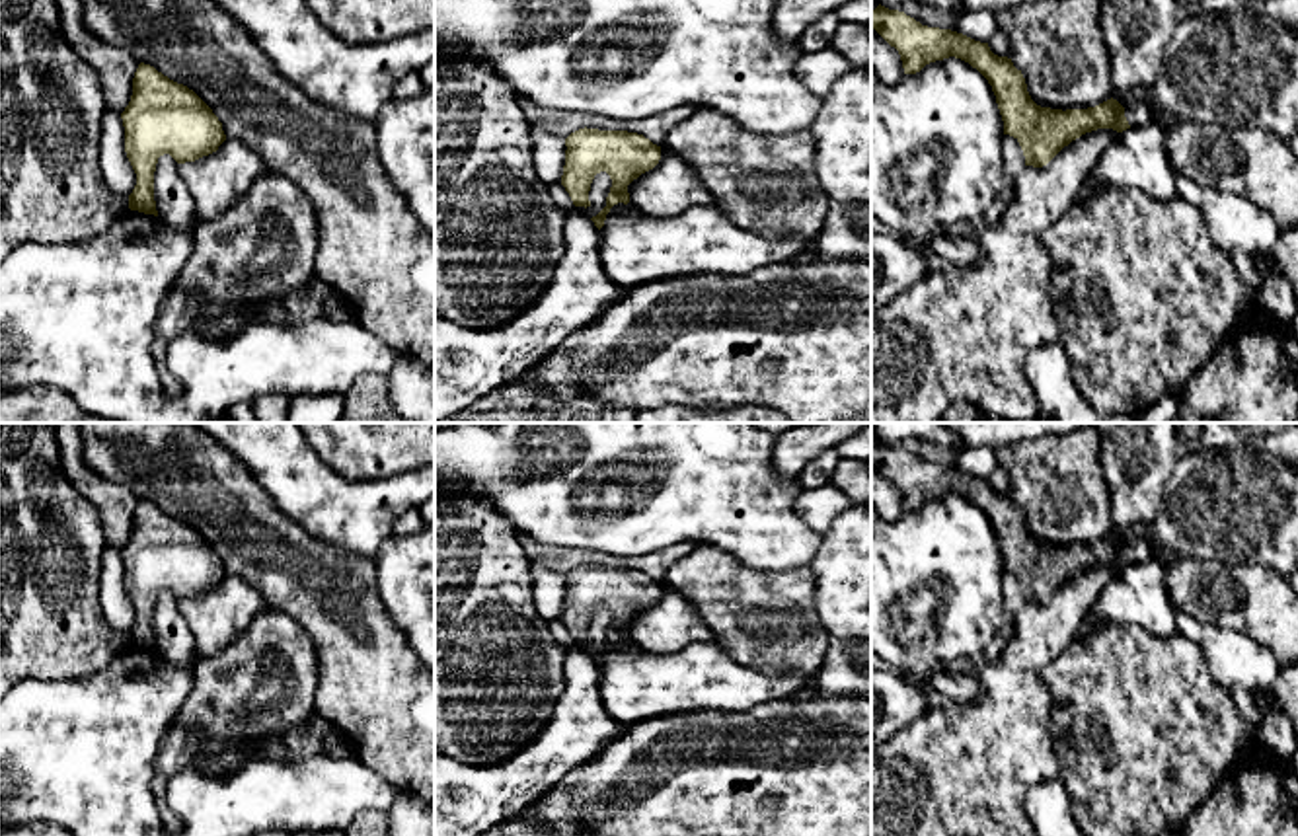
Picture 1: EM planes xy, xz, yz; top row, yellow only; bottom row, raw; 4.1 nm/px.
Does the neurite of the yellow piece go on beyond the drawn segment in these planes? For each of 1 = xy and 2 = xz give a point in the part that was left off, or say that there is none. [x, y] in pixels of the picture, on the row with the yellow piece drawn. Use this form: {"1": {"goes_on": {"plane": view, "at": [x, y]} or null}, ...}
{"1": {"goes_on": null}, "2": {"goes_on": null}}

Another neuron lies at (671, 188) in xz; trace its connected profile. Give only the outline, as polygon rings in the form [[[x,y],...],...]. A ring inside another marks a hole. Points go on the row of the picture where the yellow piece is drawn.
[[[661,146],[659,164],[628,185],[630,203],[649,218],[665,220],[713,203],[688,162]]]

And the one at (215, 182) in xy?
[[[226,138],[209,156],[179,164],[179,177],[195,201],[199,222],[220,216],[263,171],[263,160],[236,138]]]

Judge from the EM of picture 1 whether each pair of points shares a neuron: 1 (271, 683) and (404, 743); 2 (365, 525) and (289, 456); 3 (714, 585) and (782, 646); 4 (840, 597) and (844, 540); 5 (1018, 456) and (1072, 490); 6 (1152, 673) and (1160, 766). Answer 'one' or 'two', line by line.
1: two
2: one
3: one
4: one
5: one
6: one

